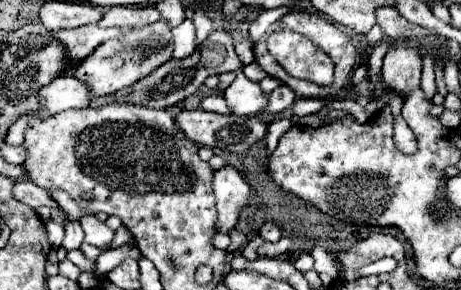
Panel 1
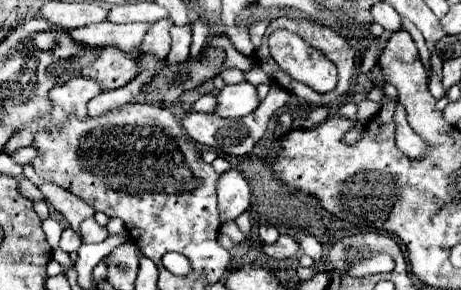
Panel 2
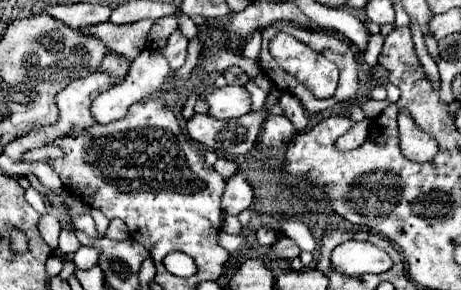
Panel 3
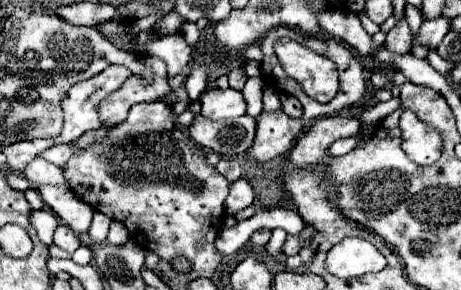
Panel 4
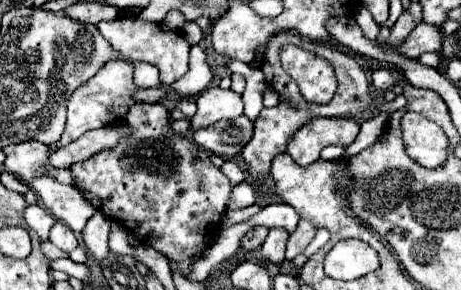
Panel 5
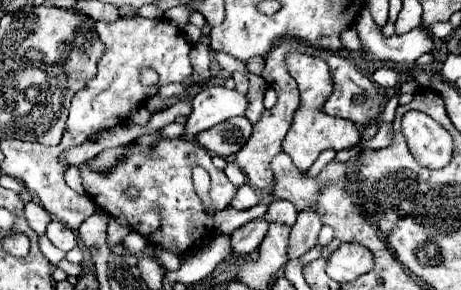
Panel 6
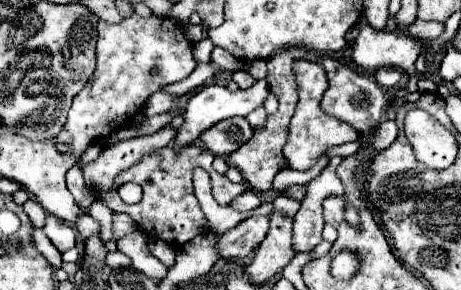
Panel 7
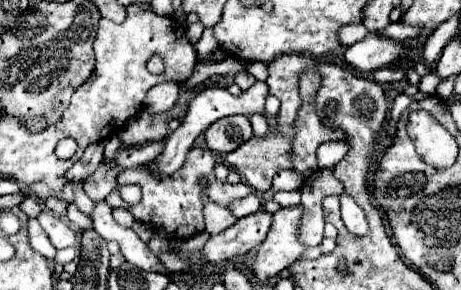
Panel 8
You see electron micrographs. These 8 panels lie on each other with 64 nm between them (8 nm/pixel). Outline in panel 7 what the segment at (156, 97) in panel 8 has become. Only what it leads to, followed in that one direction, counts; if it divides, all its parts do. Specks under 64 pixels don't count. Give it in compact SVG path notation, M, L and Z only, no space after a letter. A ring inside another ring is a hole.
M158 90L156 94L150 94L146 104L144 104L144 116L154 116L154 114L164 114L170 112L174 106L174 94L168 94L164 90Z

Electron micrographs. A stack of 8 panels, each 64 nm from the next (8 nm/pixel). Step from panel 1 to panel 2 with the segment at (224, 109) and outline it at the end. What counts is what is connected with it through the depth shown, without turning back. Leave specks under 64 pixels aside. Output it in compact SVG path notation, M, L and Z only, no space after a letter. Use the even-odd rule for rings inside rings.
M204 95L192 105L192 109L196 112L212 113L216 109L216 104L216 96Z

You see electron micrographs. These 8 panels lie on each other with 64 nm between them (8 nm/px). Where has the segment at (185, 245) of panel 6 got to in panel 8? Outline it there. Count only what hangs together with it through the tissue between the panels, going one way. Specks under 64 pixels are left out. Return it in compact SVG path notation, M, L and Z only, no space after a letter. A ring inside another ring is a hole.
M192 148L184 168L180 168L180 172L176 172L176 176L168 176L168 180L152 180L150 172L122 172L118 176L116 190L112 190L106 196L106 204L110 208L122 206L122 208L130 210L136 216L136 220L148 224L150 228L154 228L154 230L164 228L168 234L176 234L176 238L186 240L186 238L194 236L196 232L204 230L202 196L208 196L208 200L212 200L220 206L228 206L232 200L246 198L248 194L254 192L252 186L248 186L248 184L234 184L232 186L228 182L224 182L224 184L218 182L214 178L214 164L216 164L216 158L210 154L210 150L204 148L204 152L202 152L202 148ZM128 184L138 184L142 188L142 202L138 202L136 206L126 204L118 194L118 188L128 186Z

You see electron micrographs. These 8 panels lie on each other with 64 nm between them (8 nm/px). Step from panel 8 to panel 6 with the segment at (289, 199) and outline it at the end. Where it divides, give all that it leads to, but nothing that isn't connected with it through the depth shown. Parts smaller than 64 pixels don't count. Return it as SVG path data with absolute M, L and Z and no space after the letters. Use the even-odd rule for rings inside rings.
M274 200L270 206L268 206L268 212L266 212L266 220L268 222L282 222L282 224L288 224L292 226L296 222L296 206L288 200Z

